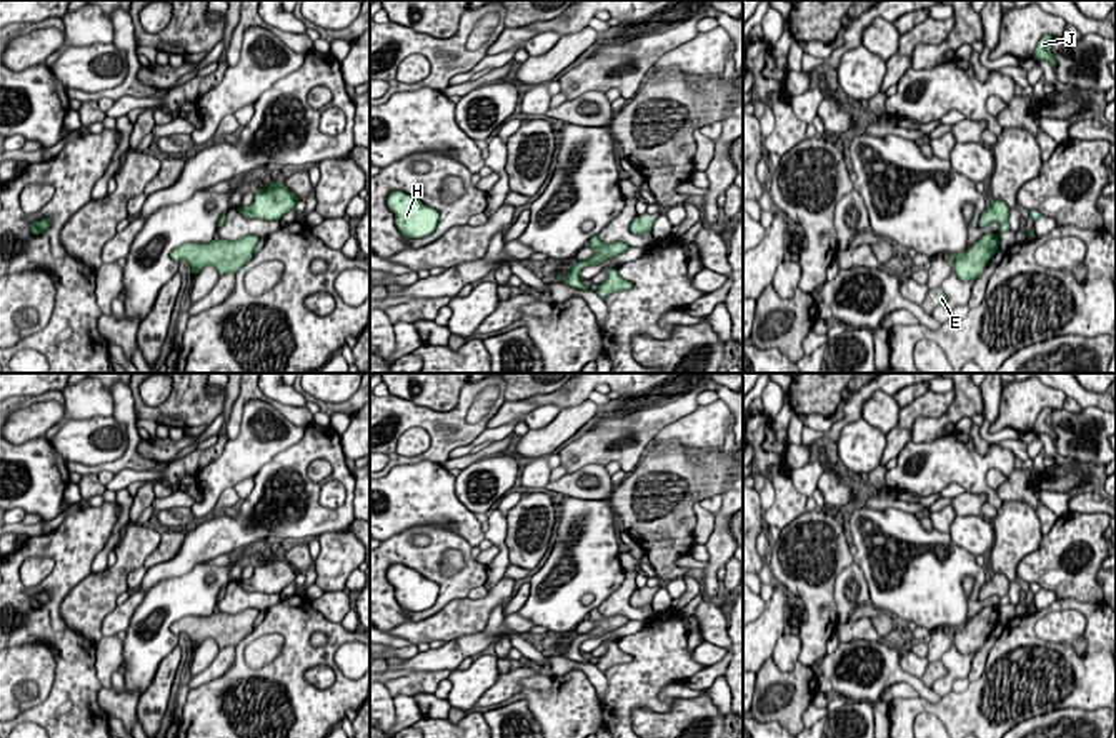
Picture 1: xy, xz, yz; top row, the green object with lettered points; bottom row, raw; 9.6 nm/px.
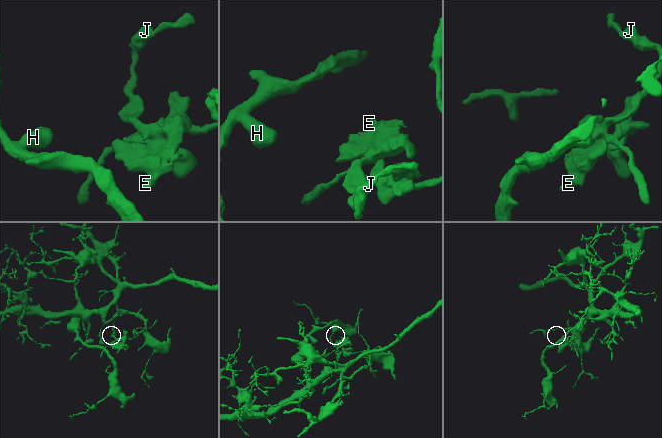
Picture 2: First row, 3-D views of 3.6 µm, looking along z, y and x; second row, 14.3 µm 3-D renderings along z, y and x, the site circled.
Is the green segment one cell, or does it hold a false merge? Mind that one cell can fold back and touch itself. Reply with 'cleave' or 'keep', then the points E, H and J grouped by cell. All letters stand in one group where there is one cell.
cleave; groups E J / H

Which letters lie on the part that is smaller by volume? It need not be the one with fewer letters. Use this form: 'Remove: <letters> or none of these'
Remove: E, J

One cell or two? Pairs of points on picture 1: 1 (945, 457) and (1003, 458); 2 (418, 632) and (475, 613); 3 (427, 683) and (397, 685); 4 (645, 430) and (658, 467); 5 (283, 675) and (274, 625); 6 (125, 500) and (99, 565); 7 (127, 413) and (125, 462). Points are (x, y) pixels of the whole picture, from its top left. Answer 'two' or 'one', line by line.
1: one
2: one
3: one
4: two
5: one
6: one
7: one

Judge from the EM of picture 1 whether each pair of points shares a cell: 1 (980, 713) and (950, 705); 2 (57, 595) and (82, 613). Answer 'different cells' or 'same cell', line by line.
1: same cell
2: different cells

